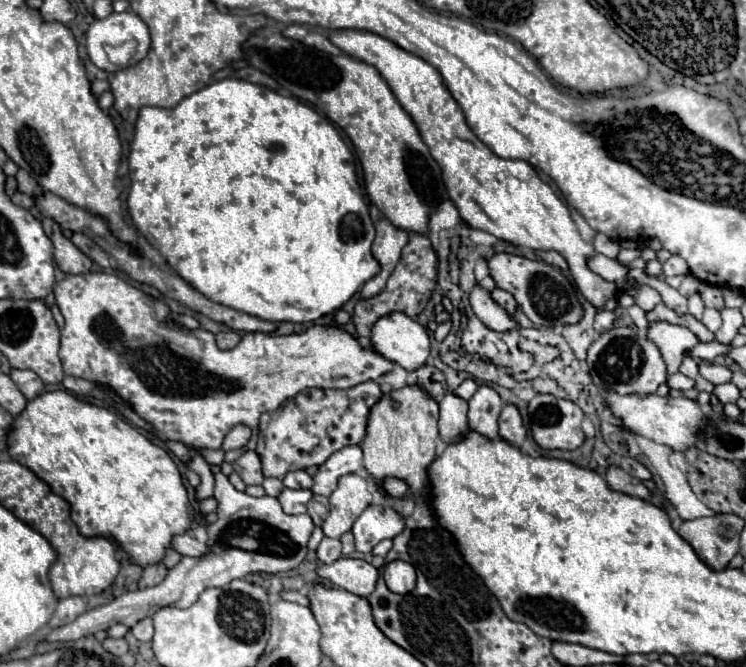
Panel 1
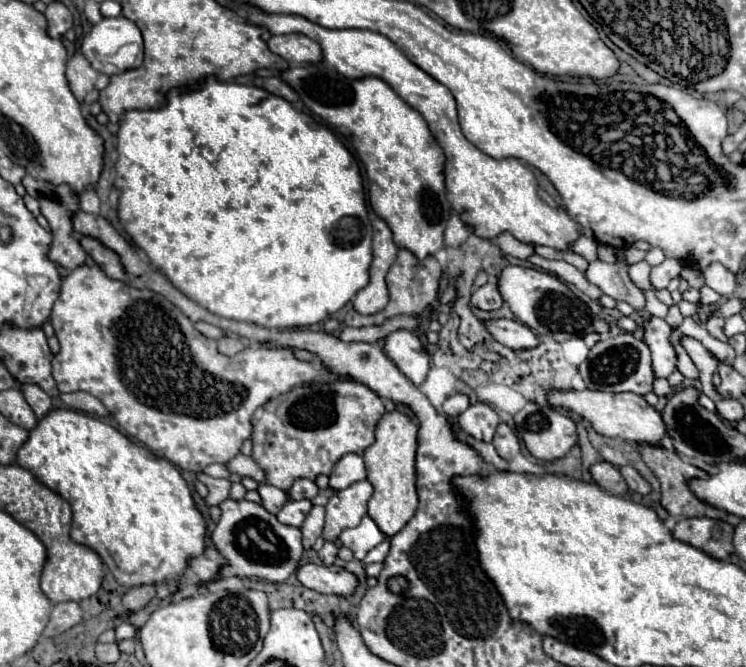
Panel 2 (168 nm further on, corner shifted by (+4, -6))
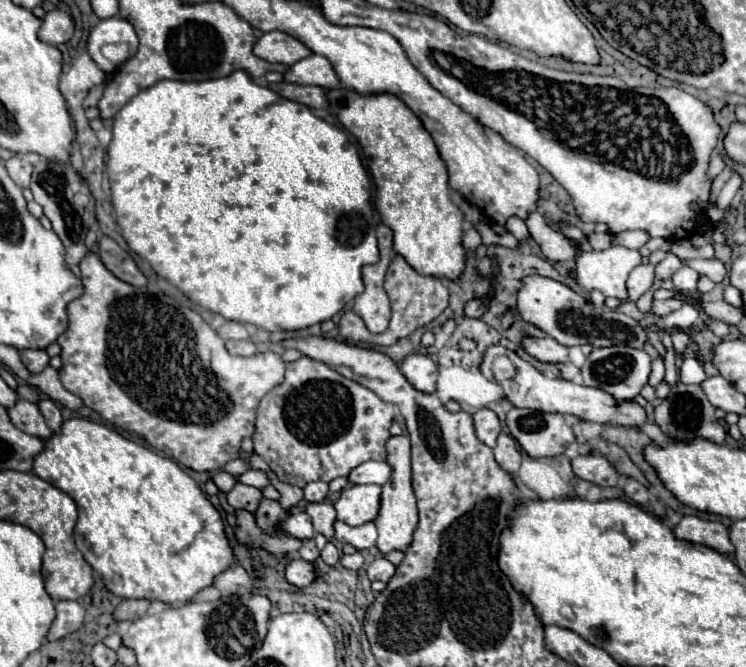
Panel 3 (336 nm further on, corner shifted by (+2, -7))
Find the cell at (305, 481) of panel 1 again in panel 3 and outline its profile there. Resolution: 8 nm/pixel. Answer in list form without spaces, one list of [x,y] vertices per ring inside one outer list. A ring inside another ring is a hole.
[[[308,482],[304,486],[304,500],[306,502],[322,502],[328,494],[328,484],[326,482]]]

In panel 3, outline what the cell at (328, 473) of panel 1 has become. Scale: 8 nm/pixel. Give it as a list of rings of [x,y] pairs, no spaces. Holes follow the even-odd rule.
[[[386,460],[380,462],[364,462],[360,464],[356,470],[352,470],[352,474],[348,476],[348,480],[352,484],[378,484],[384,486],[392,476],[392,466]]]

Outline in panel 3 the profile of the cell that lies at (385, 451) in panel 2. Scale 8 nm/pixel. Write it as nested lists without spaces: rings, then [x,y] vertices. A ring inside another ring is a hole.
[[[392,436],[388,440],[388,462],[392,462],[392,478],[388,486],[382,486],[382,502],[380,502],[380,512],[374,520],[378,528],[378,550],[382,554],[388,554],[392,550],[408,550],[412,544],[412,534],[418,524],[418,510],[416,510],[416,498],[412,490],[412,472],[410,472],[410,440],[408,436]]]

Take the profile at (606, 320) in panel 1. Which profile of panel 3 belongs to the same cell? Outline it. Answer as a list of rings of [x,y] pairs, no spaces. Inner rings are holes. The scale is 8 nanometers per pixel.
[[[684,304],[680,310],[668,314],[666,318],[660,318],[658,324],[656,324],[656,328],[666,330],[666,328],[670,328],[670,326],[678,326],[678,328],[686,330],[686,328],[690,328],[690,326],[696,326],[698,322],[700,322],[698,312],[696,312],[690,304]]]

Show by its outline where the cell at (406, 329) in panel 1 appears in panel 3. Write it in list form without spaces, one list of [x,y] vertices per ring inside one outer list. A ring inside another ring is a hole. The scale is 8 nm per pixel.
[[[410,354],[404,362],[400,372],[408,378],[408,382],[424,392],[424,394],[432,394],[436,390],[436,378],[438,378],[438,366],[434,364],[434,360],[430,356],[424,354]]]

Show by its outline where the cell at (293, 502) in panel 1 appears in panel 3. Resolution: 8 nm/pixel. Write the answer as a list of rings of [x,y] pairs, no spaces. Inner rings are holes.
[[[298,512],[298,514],[290,514],[284,520],[284,530],[288,536],[298,538],[298,540],[306,540],[306,538],[314,538],[314,528],[310,522],[310,516],[306,512]]]

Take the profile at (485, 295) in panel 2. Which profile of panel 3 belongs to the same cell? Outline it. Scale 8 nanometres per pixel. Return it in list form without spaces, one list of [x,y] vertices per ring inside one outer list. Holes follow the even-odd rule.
[[[476,298],[476,300],[466,302],[464,316],[468,316],[468,318],[480,318],[486,312],[486,300],[488,298]]]

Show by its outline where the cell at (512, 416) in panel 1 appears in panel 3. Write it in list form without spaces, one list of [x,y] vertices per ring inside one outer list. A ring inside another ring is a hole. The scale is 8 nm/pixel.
[[[500,434],[498,436],[498,444],[494,448],[494,456],[496,456],[496,462],[500,464],[500,468],[506,470],[508,474],[516,474],[516,470],[520,468],[522,454],[520,454],[514,438],[508,436],[508,434]]]

